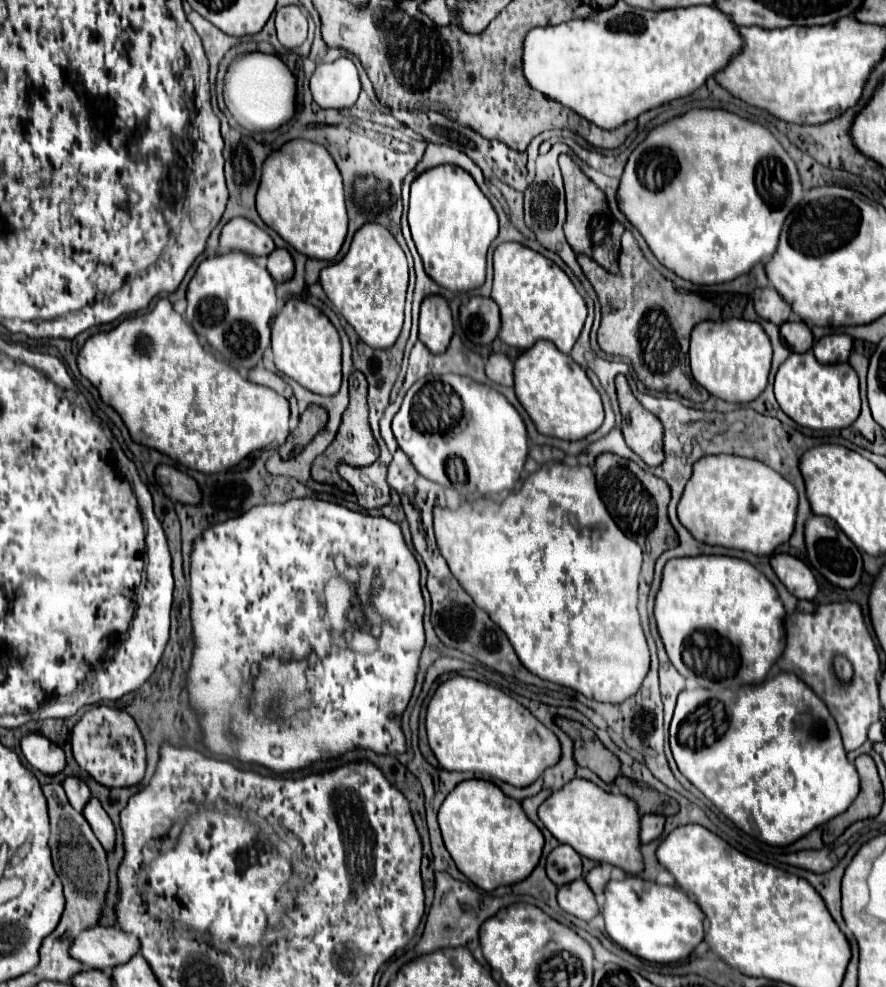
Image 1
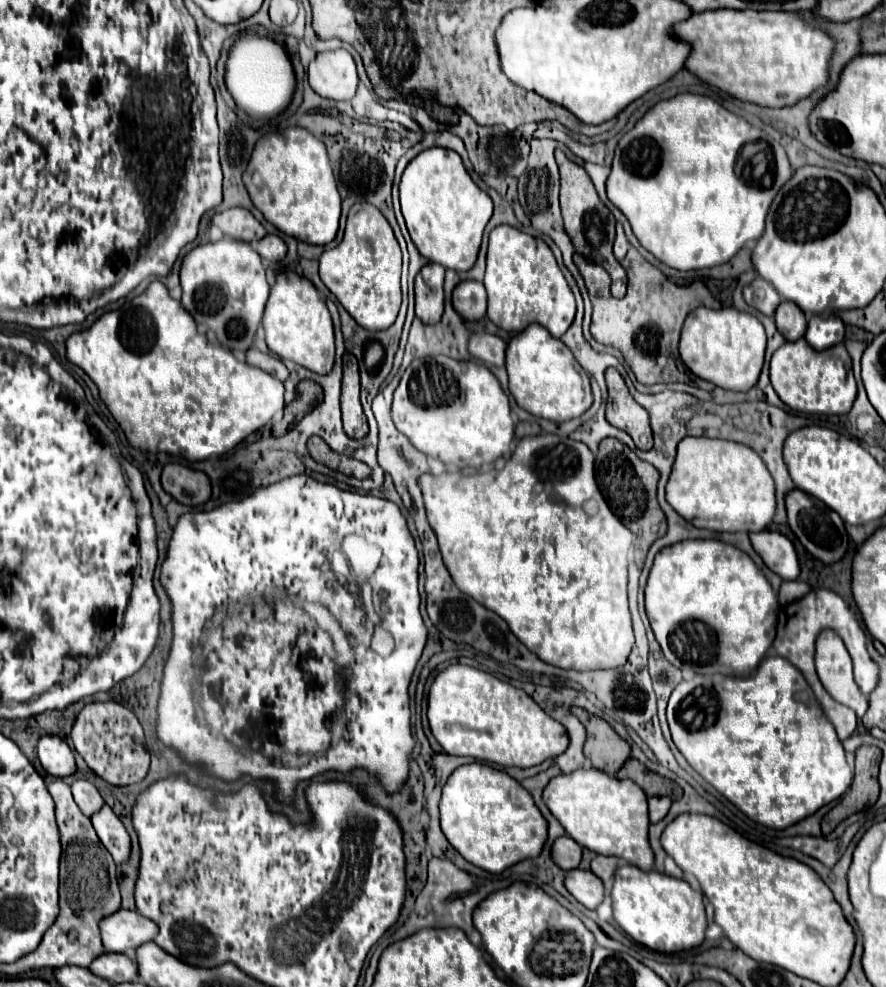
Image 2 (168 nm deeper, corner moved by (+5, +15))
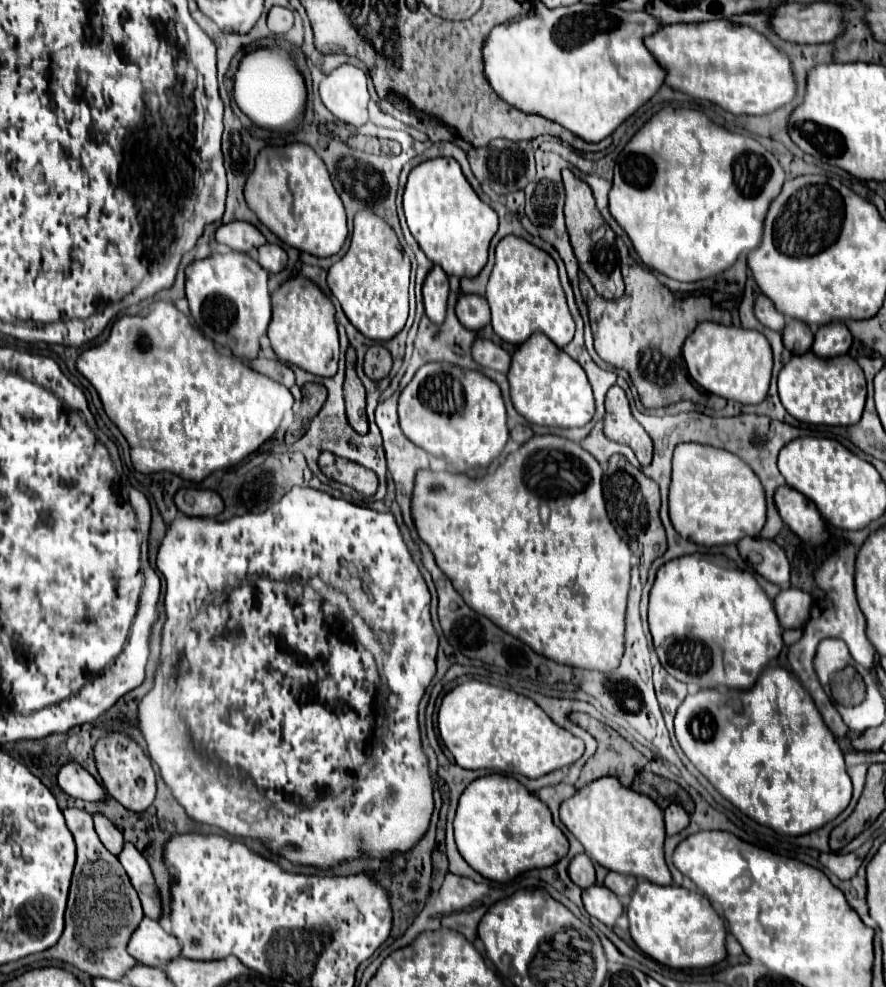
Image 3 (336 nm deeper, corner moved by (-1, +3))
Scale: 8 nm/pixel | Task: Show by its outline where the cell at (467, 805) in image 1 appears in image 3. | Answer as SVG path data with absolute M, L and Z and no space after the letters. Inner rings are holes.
M498 773L480 777L464 789L454 819L454 837L466 863L500 883L536 867L550 867L568 853L568 839L554 825L550 809L514 777Z

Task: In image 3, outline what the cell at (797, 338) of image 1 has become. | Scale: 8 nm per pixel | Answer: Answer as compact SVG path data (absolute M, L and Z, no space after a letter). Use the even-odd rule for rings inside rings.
M796 319L788 321L782 337L784 337L784 347L788 351L792 351L794 355L802 355L802 353L810 351L812 341L814 341L810 327L804 321L796 321Z

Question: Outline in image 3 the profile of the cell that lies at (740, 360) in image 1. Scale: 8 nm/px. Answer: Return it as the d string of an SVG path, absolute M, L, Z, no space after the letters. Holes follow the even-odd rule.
M704 321L690 333L682 353L690 377L708 393L744 405L756 405L766 399L772 377L772 349L762 333L734 325L726 327L720 323Z

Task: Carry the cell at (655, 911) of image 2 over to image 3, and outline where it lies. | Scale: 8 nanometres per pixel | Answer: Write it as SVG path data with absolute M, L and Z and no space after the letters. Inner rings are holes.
M640 881L626 909L630 935L654 961L672 969L702 969L726 959L726 927L712 903L684 887L662 887Z

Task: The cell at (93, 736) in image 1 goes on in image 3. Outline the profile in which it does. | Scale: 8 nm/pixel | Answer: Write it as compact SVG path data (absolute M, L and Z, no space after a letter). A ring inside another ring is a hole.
M108 733L96 745L96 767L110 797L134 813L144 813L156 795L156 775L150 757L126 735Z

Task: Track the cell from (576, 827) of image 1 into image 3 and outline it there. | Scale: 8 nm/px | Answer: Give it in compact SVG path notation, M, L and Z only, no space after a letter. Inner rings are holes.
M614 777L592 781L560 807L562 823L584 845L590 859L616 873L634 875L658 885L670 885L672 875L664 861L666 831L662 813L664 811L650 797L622 787Z

